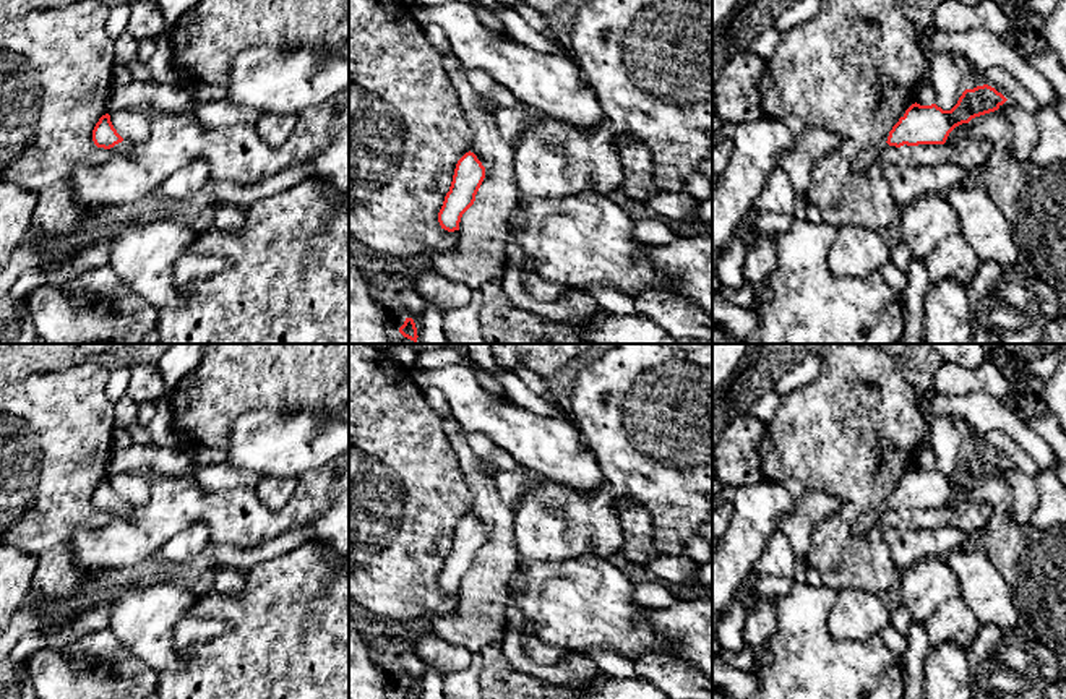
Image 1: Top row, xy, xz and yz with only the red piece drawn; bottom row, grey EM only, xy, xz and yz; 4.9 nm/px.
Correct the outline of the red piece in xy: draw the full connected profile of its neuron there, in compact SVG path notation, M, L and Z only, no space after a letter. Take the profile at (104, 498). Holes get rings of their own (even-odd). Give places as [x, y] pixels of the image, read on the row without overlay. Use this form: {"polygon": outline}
{"polygon": "M105 477L99 482L92 493L92 504L97 511L104 511L109 517L130 517L133 514L133 508L125 504L110 485L110 478Z"}

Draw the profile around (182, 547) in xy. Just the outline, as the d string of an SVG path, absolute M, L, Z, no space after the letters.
M198 522L164 543L159 558L165 563L180 564L208 548L213 548L209 529Z

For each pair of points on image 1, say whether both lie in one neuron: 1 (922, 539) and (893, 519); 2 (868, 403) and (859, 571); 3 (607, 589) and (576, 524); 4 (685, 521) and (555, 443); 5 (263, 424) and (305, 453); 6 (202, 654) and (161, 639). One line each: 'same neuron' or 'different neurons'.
1: different neurons
2: same neuron
3: different neurons
4: different neurons
5: same neuron
6: different neurons

